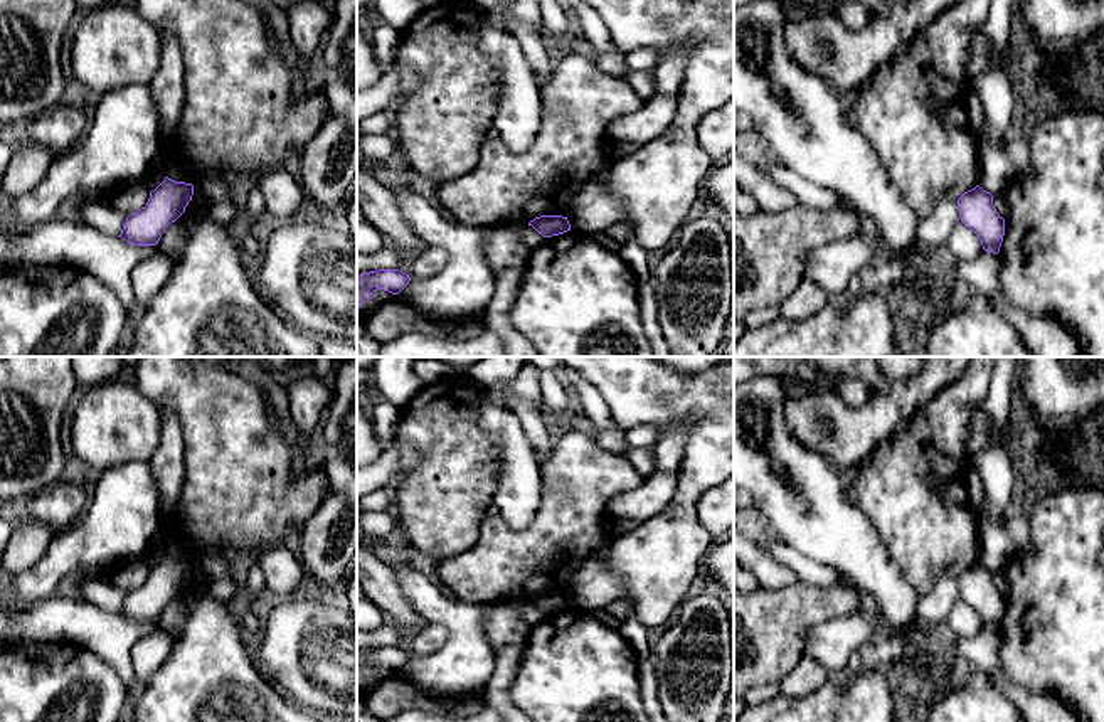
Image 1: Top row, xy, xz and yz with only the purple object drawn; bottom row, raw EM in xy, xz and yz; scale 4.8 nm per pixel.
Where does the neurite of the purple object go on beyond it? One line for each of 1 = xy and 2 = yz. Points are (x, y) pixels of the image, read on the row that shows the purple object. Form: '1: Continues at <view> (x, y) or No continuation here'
1: No continuation here
2: No continuation here

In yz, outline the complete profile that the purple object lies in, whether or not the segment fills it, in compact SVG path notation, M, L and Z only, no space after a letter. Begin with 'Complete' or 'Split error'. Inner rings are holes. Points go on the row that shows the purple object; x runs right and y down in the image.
Complete. M979 185L958 199L961 222L969 227L988 252L1000 252L1005 236L1005 219L993 205L993 195Z

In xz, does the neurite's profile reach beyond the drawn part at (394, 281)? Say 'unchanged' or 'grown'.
unchanged

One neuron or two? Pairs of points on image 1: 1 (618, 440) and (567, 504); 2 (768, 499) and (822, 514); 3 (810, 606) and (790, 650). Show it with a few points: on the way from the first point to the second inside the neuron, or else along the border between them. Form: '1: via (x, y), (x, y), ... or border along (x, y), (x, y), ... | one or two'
1: border along (593, 438), (599, 446), (620, 456) | two
2: via (781, 499), (810, 500) | one
3: via (800, 616), (790, 626), (790, 640) | one

